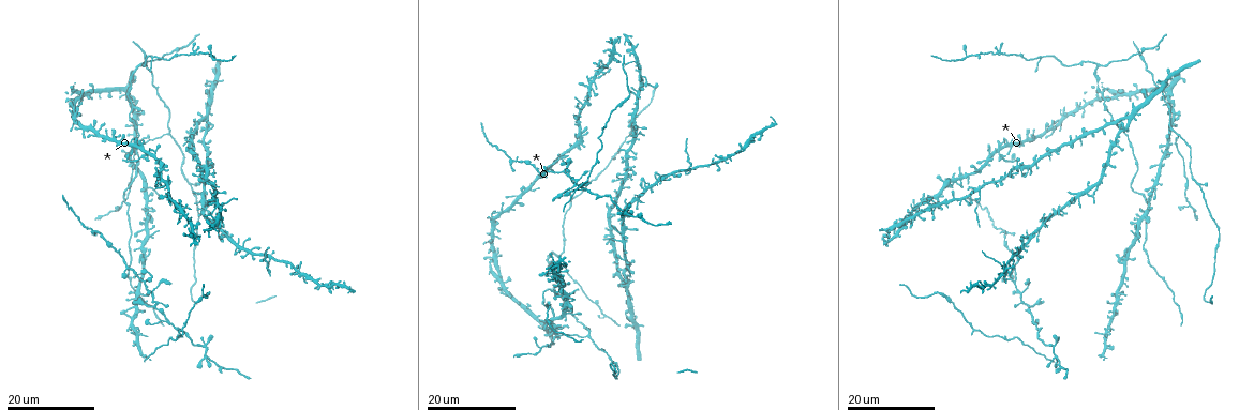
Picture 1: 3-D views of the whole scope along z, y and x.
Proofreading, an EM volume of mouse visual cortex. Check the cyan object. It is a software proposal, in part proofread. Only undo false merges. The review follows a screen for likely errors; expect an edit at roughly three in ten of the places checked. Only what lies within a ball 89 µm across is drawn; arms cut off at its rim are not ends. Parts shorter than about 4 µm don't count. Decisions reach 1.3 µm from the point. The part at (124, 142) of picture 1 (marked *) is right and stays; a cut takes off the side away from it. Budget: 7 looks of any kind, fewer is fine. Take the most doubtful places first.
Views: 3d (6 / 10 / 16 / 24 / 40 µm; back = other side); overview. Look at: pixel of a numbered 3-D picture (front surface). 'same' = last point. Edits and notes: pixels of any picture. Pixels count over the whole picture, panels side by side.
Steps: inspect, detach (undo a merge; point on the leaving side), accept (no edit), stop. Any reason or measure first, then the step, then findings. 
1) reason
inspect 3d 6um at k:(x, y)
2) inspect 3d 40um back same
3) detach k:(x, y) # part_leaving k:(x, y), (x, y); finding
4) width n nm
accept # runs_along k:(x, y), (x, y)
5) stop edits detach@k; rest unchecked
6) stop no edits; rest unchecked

three arms meet
inspect 3d 16um at 1:(587, 335)

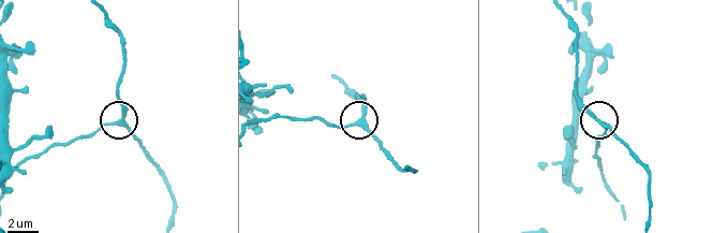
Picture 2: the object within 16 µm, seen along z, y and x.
inspect 3d 6um at 2:(364, 120)

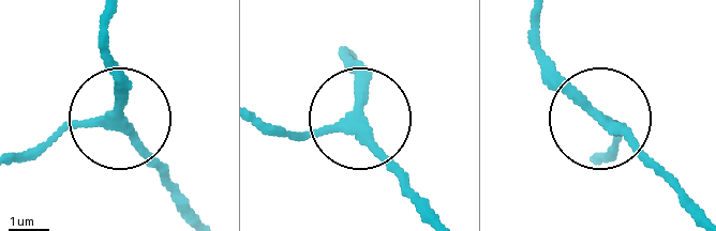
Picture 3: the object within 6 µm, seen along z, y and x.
width 240 nm
accept # runs_along 3:(21, 158), (72, 127), (120, 118), (123, 80), (106, 52); all the same cell

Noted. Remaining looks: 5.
three arms meet
inspect 3d 16um at 1:(691, 169)

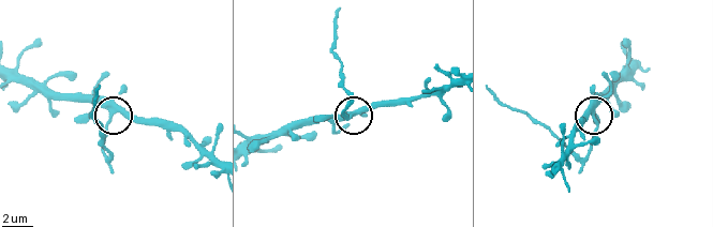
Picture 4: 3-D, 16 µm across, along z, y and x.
inspect 3d 6um at 4:(592, 114)

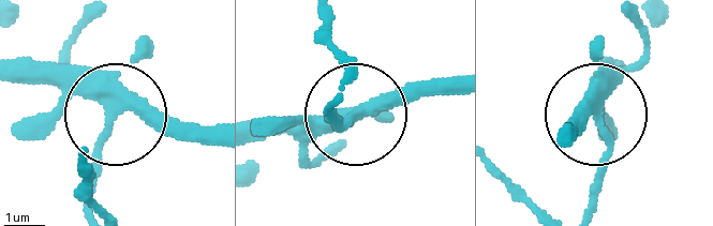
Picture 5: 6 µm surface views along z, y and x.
width 290 nm
detach 5:(94, 190) # part_leaving 5:(104, 135), (90, 213); a second cell is stuck on

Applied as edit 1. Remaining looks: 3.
looks like a crossing
inspect 3d 16um at 1:(979, 191)

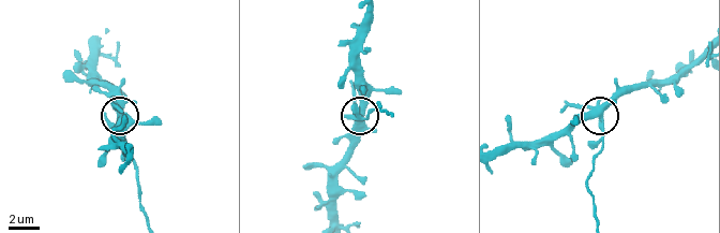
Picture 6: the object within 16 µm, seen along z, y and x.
zoom in
inspect 3d 6um at 6:(600, 113)

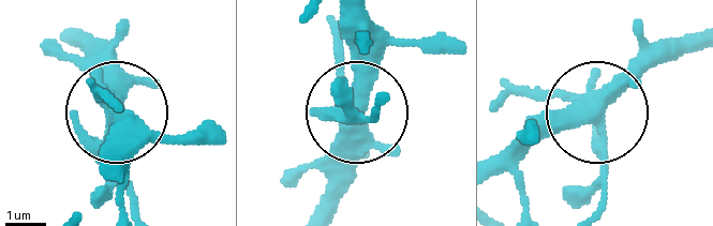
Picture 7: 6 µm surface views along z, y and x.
side_arm 9 um
detach 7:(137, 213) # part_leaving 7:(602, 163), (598, 211); a second cell is stuck on

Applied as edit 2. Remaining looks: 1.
stop edits detach@5, detach@7; rest unchecked

